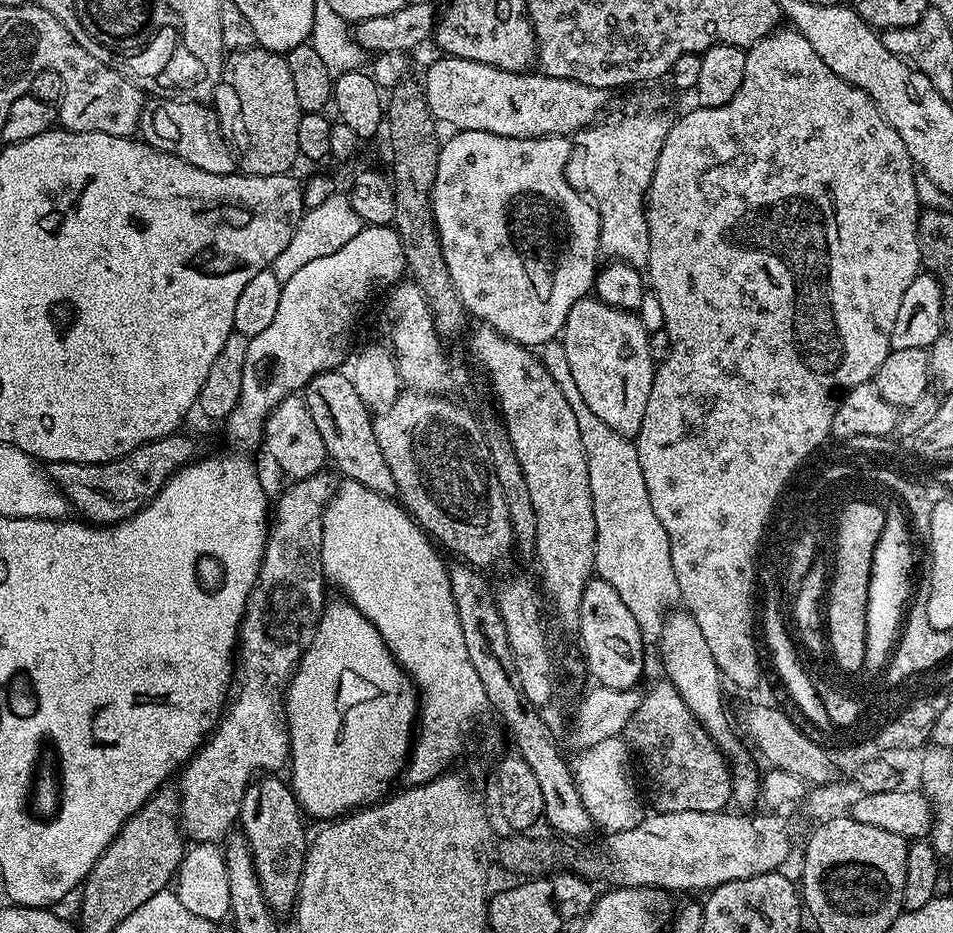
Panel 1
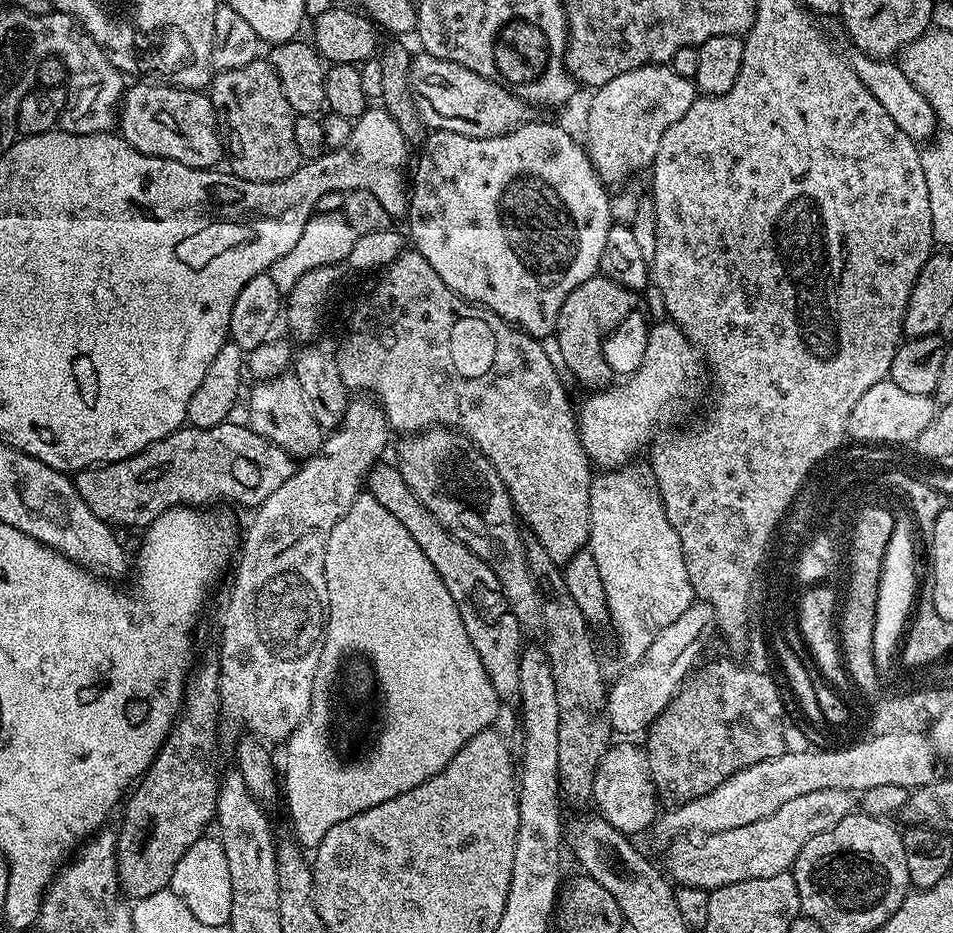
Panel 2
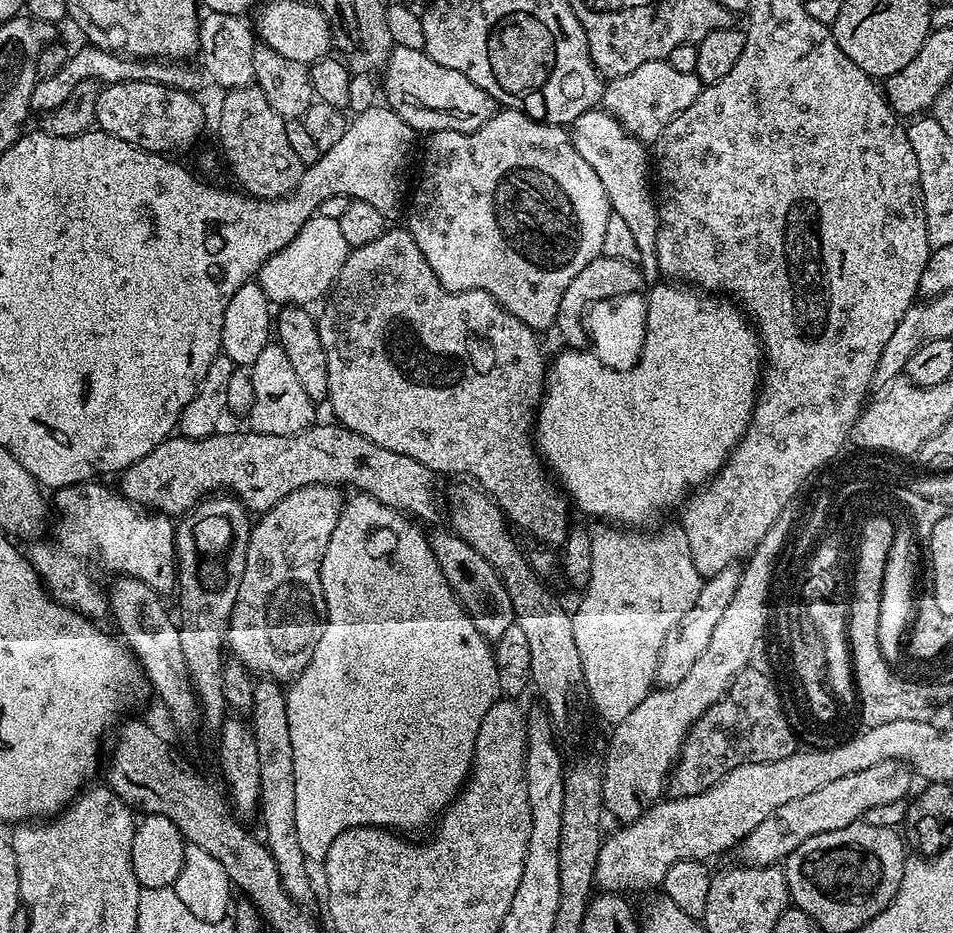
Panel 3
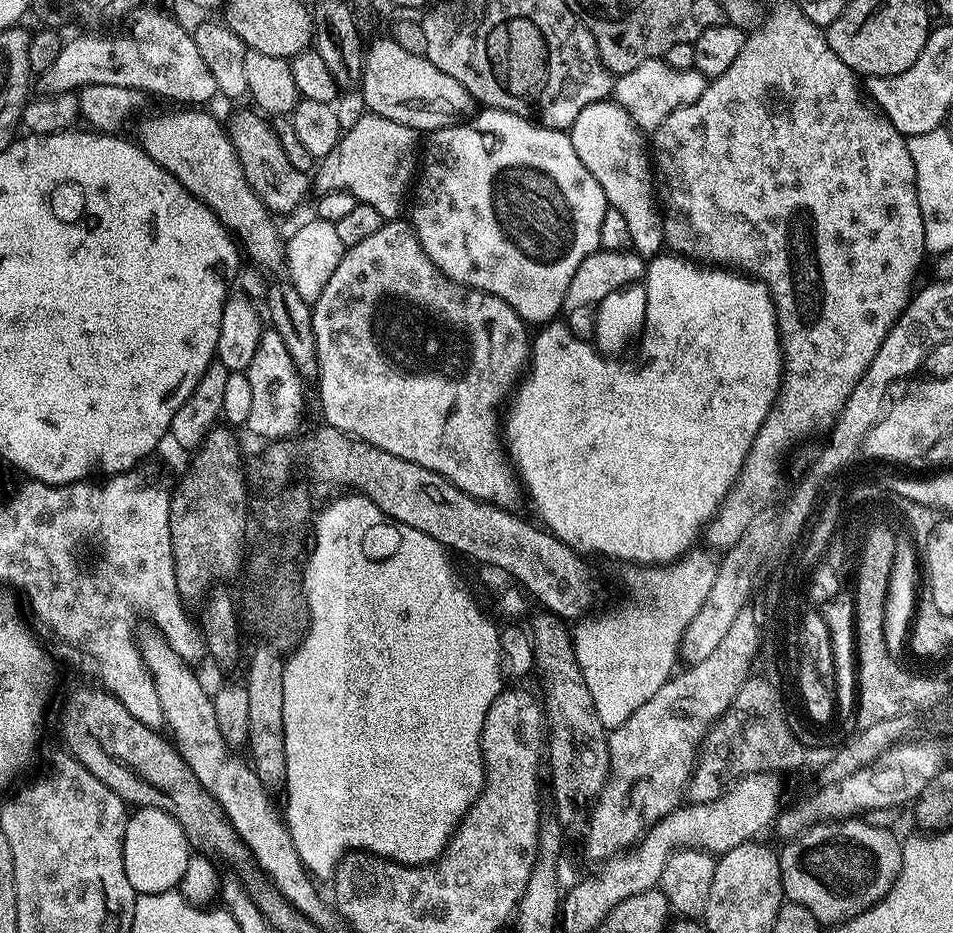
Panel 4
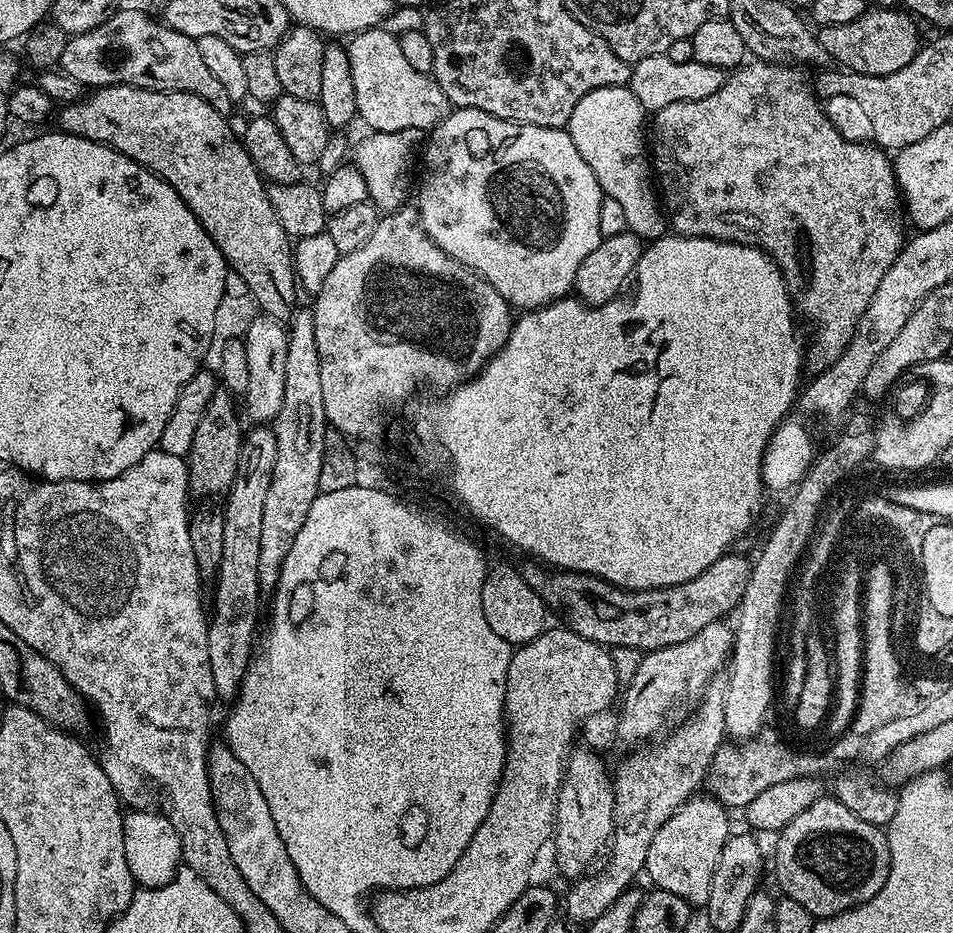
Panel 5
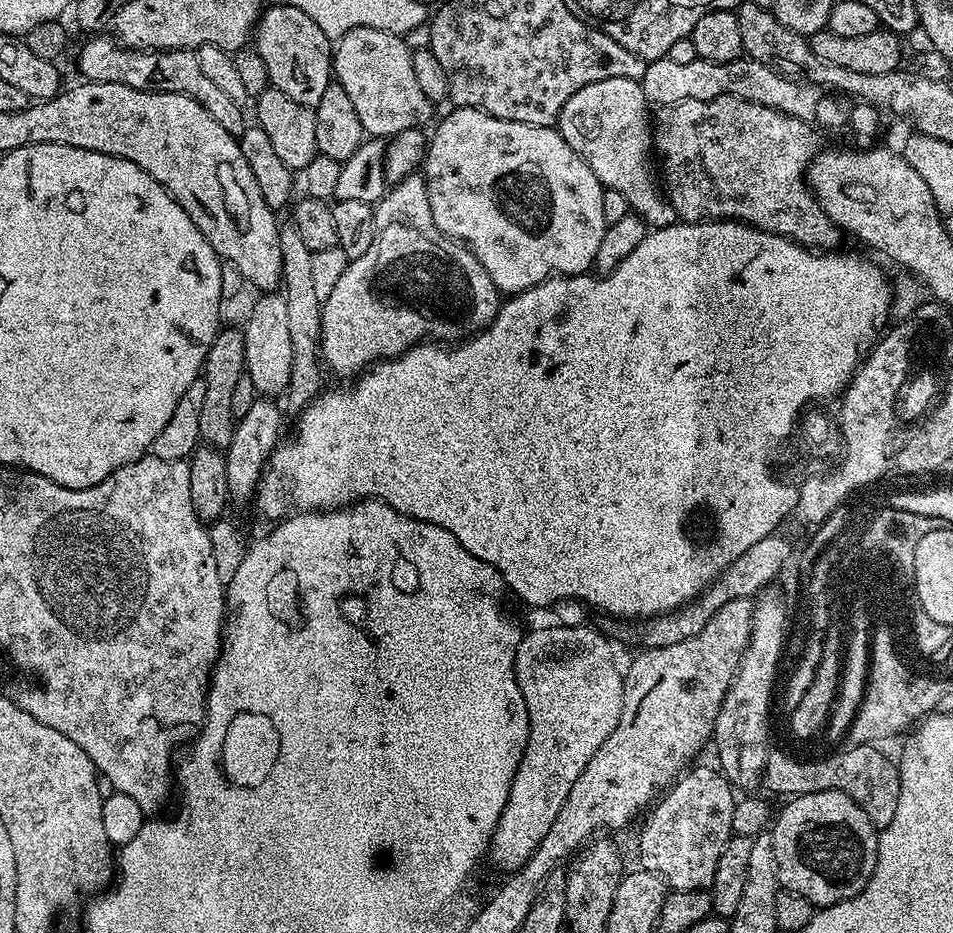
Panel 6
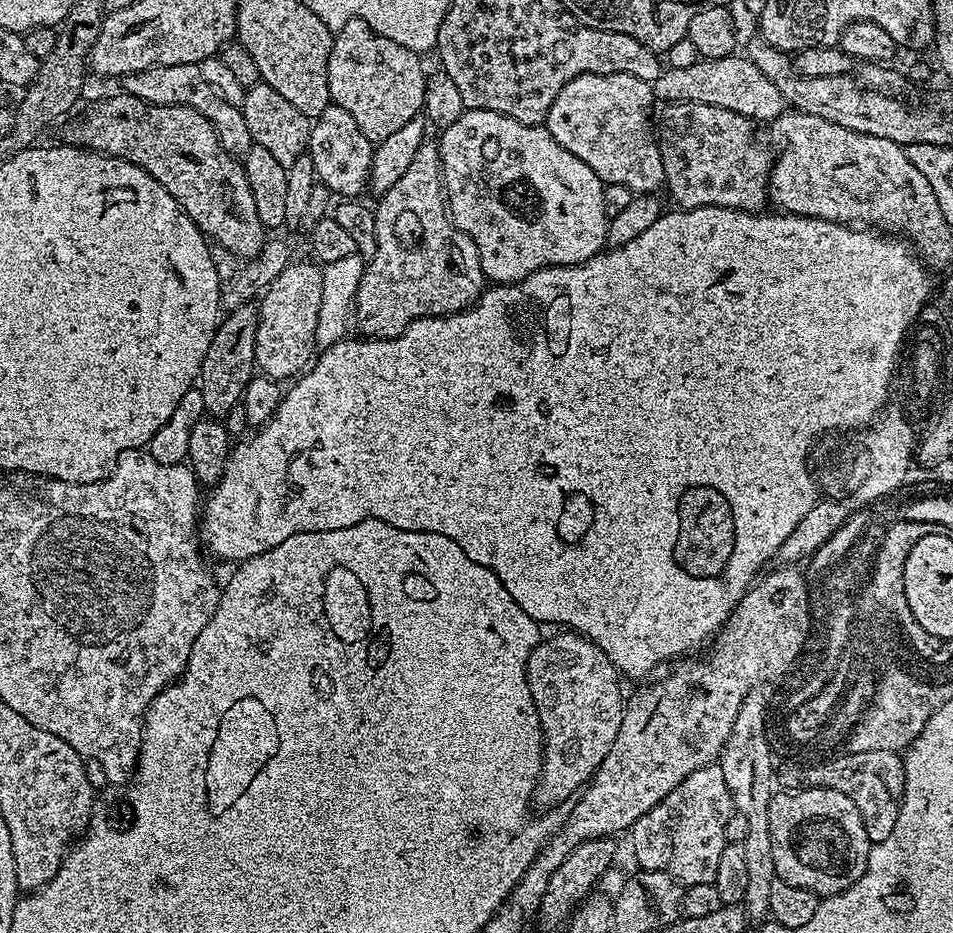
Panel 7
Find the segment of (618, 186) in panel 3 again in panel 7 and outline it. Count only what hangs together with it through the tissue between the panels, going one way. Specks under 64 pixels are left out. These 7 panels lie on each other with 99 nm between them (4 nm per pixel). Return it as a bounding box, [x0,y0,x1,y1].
[546,74,664,194]

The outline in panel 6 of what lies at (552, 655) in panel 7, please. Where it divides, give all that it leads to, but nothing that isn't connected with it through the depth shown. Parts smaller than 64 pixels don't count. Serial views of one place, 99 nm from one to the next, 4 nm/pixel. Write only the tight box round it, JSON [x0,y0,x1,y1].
[490,624,624,874]

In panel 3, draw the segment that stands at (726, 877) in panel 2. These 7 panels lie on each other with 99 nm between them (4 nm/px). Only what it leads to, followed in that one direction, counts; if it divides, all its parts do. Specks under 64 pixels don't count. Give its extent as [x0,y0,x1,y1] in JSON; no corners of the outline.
[738,760,914,868]

